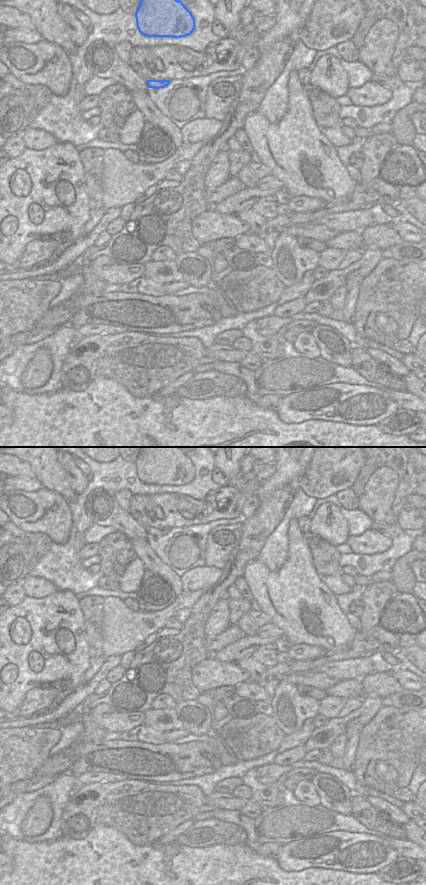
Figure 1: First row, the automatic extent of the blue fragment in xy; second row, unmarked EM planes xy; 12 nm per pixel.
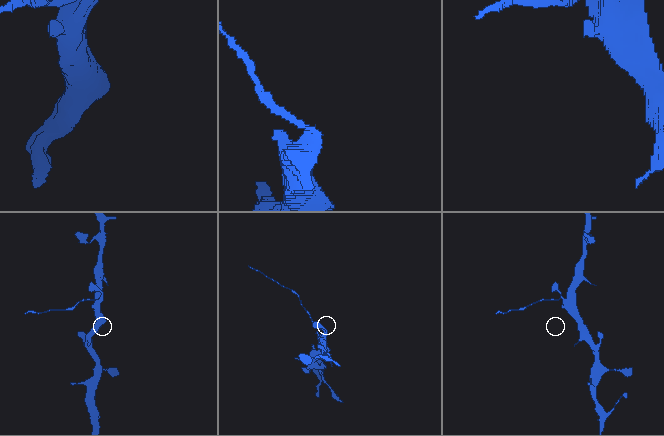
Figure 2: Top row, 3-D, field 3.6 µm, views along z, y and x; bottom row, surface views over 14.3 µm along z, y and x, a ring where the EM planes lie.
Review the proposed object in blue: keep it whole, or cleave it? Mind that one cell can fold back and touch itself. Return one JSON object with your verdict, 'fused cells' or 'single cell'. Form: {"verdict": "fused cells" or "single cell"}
{"verdict": "fused cells"}

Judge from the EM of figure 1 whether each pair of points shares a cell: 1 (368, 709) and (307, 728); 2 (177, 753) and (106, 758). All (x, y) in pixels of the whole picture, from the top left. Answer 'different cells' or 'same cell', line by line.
1: different cells
2: same cell

